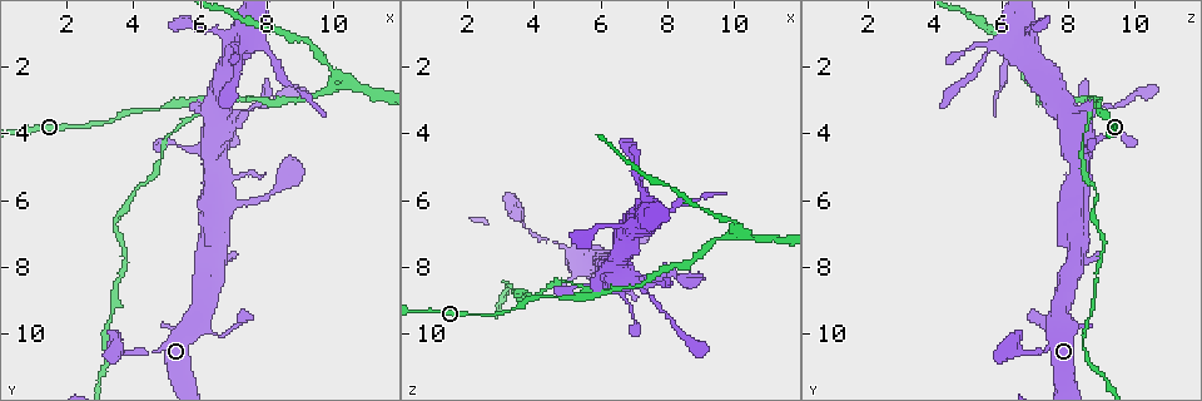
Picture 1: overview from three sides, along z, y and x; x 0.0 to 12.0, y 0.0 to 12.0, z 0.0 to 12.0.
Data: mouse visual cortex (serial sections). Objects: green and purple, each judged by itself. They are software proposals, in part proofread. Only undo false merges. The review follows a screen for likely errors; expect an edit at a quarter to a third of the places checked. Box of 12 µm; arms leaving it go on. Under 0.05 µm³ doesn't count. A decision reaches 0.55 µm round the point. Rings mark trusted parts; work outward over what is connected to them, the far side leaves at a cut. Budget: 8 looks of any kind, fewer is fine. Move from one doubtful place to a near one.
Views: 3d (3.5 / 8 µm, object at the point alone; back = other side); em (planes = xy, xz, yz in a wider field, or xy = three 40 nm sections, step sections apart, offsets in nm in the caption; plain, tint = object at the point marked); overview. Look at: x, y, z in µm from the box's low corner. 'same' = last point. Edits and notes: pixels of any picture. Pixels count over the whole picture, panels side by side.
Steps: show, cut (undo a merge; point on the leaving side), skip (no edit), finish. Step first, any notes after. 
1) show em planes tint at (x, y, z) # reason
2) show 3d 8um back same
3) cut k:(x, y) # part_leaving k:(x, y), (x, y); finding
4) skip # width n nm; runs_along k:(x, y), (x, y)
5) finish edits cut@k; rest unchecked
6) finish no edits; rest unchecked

show 3d 3.5um at (6.4, 3.0, 8.7) # side arm on a straight run

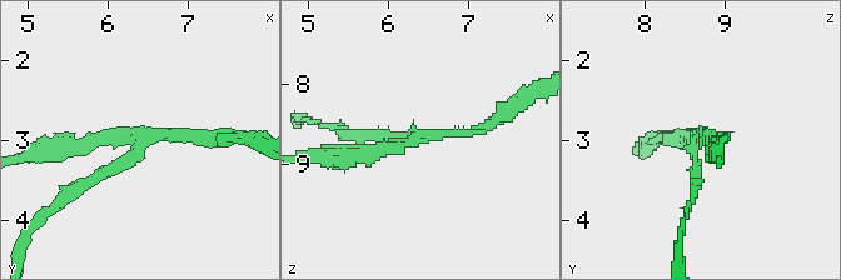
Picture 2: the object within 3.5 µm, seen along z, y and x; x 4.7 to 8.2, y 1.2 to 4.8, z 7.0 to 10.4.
show em xy step 5 tint at (6.35, 3.00, 8.70) # arms 3; arm_widths 150, 150, 150 nm

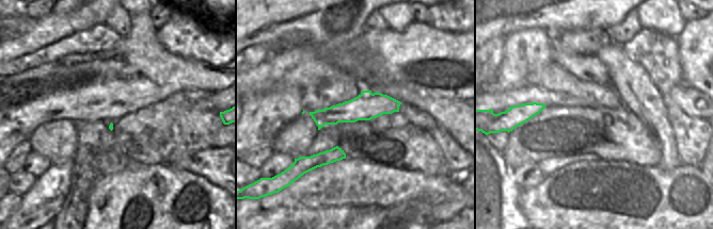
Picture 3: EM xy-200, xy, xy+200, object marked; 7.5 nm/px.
cut 2:(98, 175) # a second cell is stuck on

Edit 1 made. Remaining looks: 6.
show 3d 3.5um at (9.9, 2.7, 7.0) # three-way junction

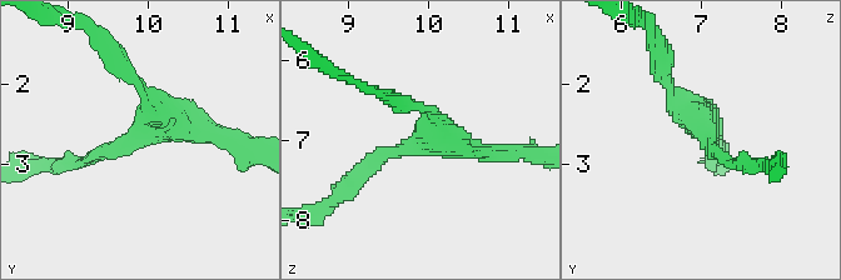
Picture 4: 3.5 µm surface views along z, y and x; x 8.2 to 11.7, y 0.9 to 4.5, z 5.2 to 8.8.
show em xy step 1 tint at (9.90, 2.60, 7.05) # arms 3; arm_widths 150, 150, 250 nm; need the tissue

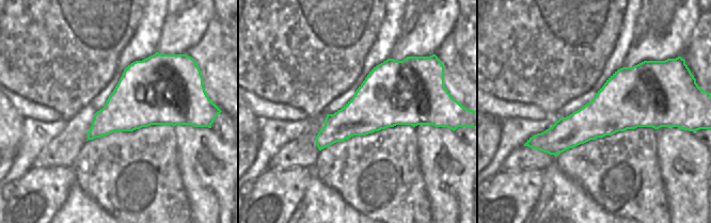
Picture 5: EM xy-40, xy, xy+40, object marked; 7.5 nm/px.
skip # runs_along 4:(737, 164), (676, 106), (663, 68); one cell here

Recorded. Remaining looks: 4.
show em xy step 2 tint at (6.3, 7.1, 7.9) # thick turns thin

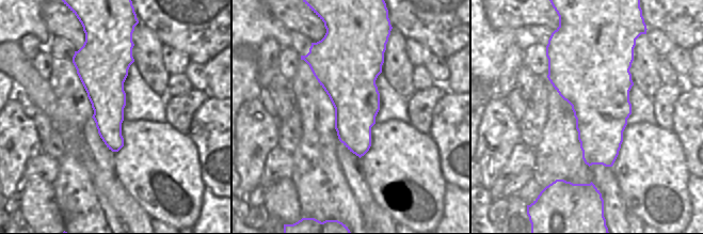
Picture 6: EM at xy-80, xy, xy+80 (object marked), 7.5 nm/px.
show 3d 3.5um same

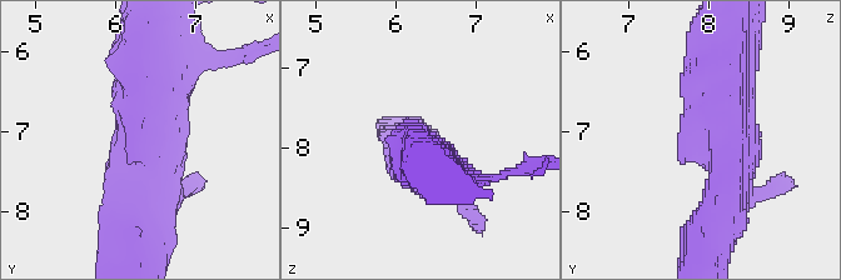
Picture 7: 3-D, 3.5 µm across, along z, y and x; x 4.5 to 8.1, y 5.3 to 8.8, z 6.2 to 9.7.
skip # arm_widths 500, 700 nm; runs_along 7:(722, 199), (730, 138), (678, 149); continuous, no second cell

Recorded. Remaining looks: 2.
finish edits cut@2; rest unchecked

